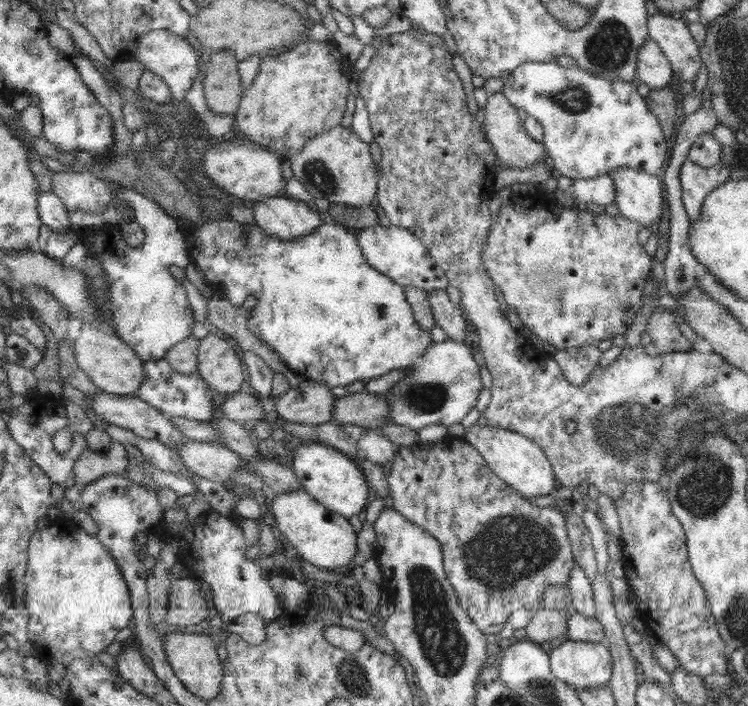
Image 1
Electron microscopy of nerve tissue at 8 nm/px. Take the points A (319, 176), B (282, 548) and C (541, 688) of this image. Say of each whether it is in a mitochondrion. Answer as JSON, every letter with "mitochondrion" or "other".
{"A":"mitochondrion","B":"other","C":"mitochondrion"}

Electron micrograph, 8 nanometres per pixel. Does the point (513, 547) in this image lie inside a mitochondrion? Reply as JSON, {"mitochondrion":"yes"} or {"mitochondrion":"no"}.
{"mitochondrion":"yes"}

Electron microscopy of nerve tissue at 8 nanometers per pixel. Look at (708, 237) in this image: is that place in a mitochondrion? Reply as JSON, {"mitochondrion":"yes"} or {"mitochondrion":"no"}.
{"mitochondrion":"no"}

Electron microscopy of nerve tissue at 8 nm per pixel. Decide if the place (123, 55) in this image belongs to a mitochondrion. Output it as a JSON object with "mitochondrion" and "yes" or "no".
{"mitochondrion":"no"}

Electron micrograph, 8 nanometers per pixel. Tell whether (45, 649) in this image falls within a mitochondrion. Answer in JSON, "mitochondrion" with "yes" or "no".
{"mitochondrion":"no"}

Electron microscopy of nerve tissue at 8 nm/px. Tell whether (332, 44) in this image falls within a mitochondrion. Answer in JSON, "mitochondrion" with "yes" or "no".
{"mitochondrion":"no"}

